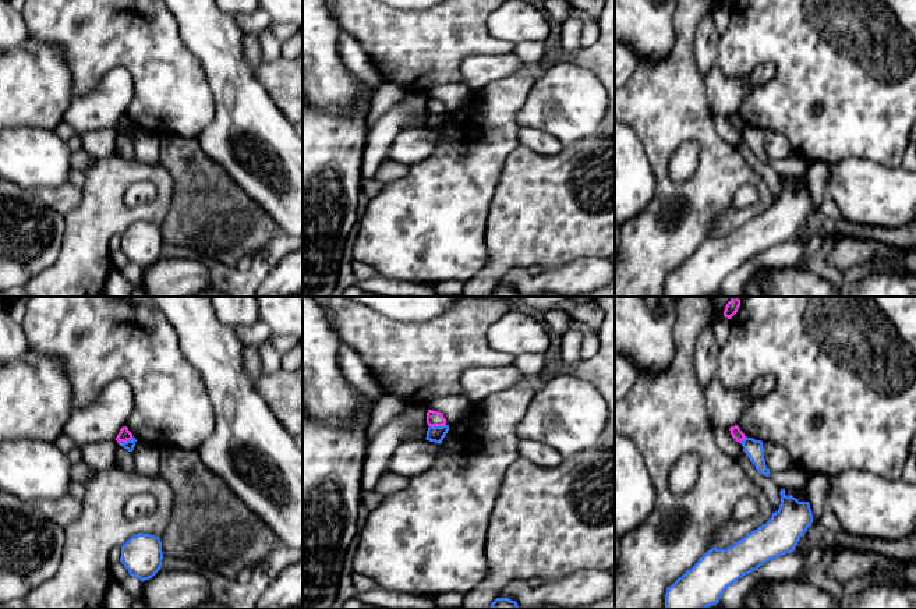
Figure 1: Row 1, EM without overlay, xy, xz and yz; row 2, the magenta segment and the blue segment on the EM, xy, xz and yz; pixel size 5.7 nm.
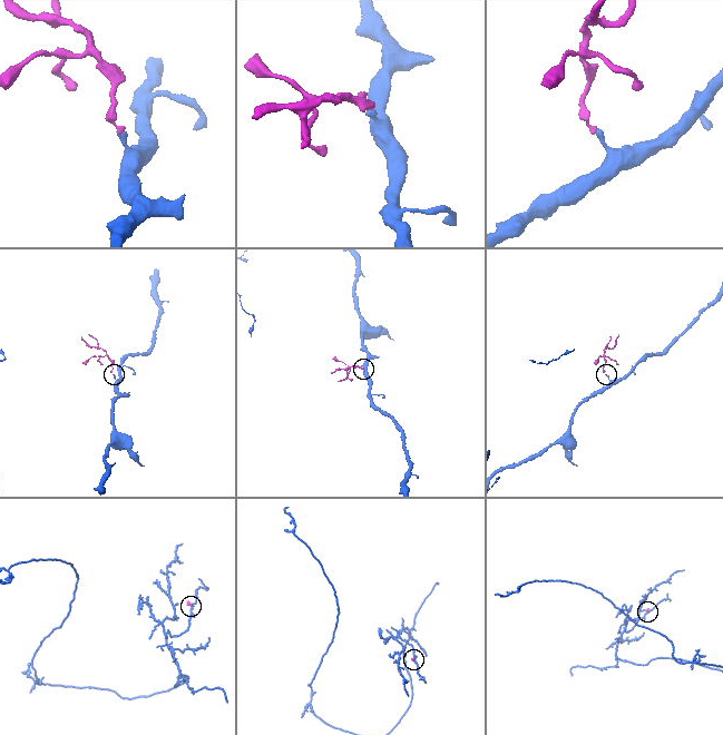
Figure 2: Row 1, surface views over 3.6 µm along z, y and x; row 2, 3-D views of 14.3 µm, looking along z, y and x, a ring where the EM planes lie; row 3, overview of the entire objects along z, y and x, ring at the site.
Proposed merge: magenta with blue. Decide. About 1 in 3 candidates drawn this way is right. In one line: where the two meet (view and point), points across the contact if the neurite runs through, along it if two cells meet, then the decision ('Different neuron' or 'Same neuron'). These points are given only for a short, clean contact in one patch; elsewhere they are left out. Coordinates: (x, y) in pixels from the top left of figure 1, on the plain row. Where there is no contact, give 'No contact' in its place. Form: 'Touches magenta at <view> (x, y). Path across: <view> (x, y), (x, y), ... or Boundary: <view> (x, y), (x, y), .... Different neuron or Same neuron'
Touches magenta at xz (437, 113). Boundary: xz (445, 112), (430, 114). Different neuron

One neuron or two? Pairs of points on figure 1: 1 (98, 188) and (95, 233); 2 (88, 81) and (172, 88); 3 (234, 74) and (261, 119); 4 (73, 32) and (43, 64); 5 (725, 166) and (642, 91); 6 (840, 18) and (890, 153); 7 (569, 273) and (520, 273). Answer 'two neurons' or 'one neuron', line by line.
1: one neuron
2: one neuron
3: one neuron
4: two neurons
5: one neuron
6: one neuron
7: one neuron

